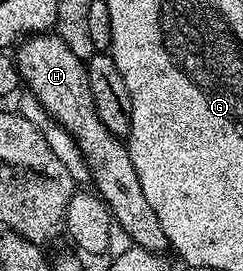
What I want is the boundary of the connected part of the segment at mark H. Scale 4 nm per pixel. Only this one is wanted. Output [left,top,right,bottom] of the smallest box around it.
[16,33,170,254]

